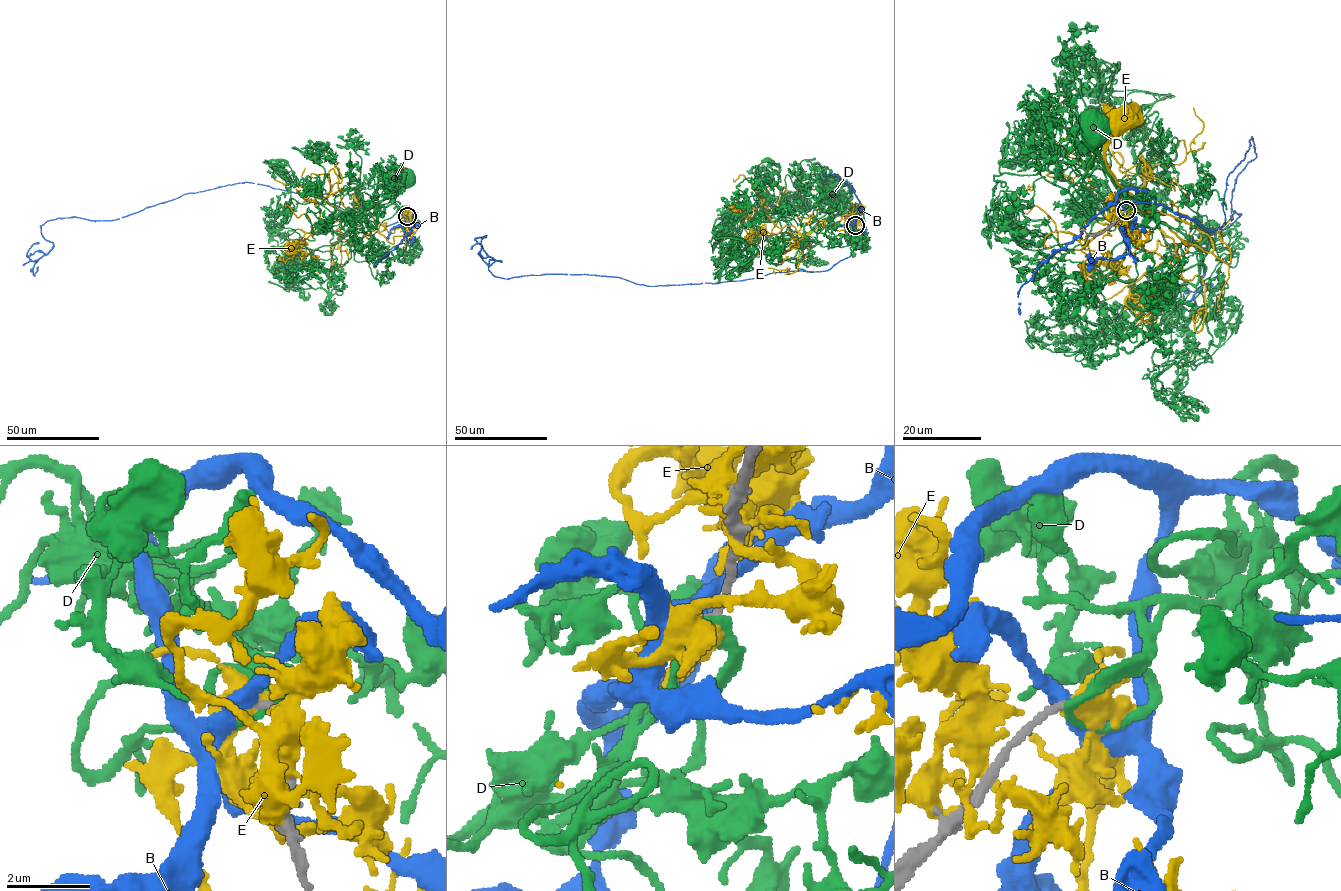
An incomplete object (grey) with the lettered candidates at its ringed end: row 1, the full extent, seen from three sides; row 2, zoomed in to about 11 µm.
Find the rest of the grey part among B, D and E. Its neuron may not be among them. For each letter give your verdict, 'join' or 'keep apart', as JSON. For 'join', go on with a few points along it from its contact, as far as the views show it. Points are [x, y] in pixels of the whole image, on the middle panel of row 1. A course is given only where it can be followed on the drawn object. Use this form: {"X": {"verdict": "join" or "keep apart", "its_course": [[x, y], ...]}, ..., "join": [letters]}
{"B": {"verdict": "keep apart"}, "D": {"verdict": "keep apart"}, "E": {"verdict": "keep apart"}, "join": []}

